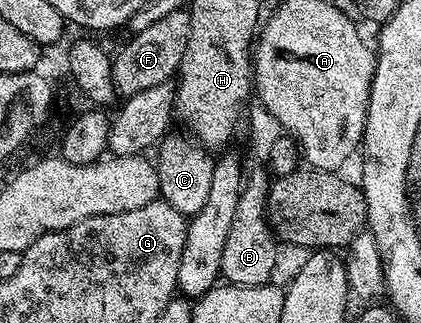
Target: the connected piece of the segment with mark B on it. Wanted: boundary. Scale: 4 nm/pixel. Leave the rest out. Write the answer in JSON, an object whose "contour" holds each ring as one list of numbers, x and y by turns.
{"contour":[[265,168,249,170,220,262,221,276,233,286,257,287,272,280,272,268,277,261,279,244,267,220,269,186,270,175]]}

